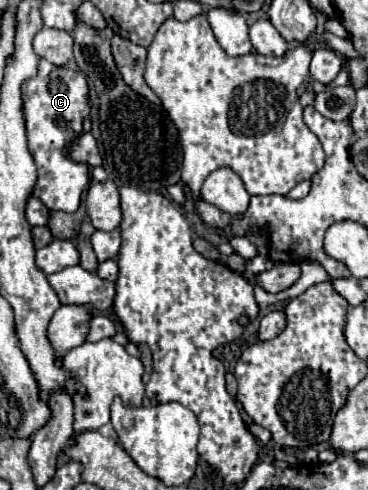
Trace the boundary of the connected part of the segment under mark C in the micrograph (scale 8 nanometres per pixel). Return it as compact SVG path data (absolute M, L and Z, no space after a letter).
M40 59L38 75L22 85L28 149L38 167L38 183L34 187L34 195L50 211L74 213L80 205L84 187L90 183L90 167L68 157L70 139L82 133L82 121L90 117L88 93L90 89L82 71L56 67L46 59Z

